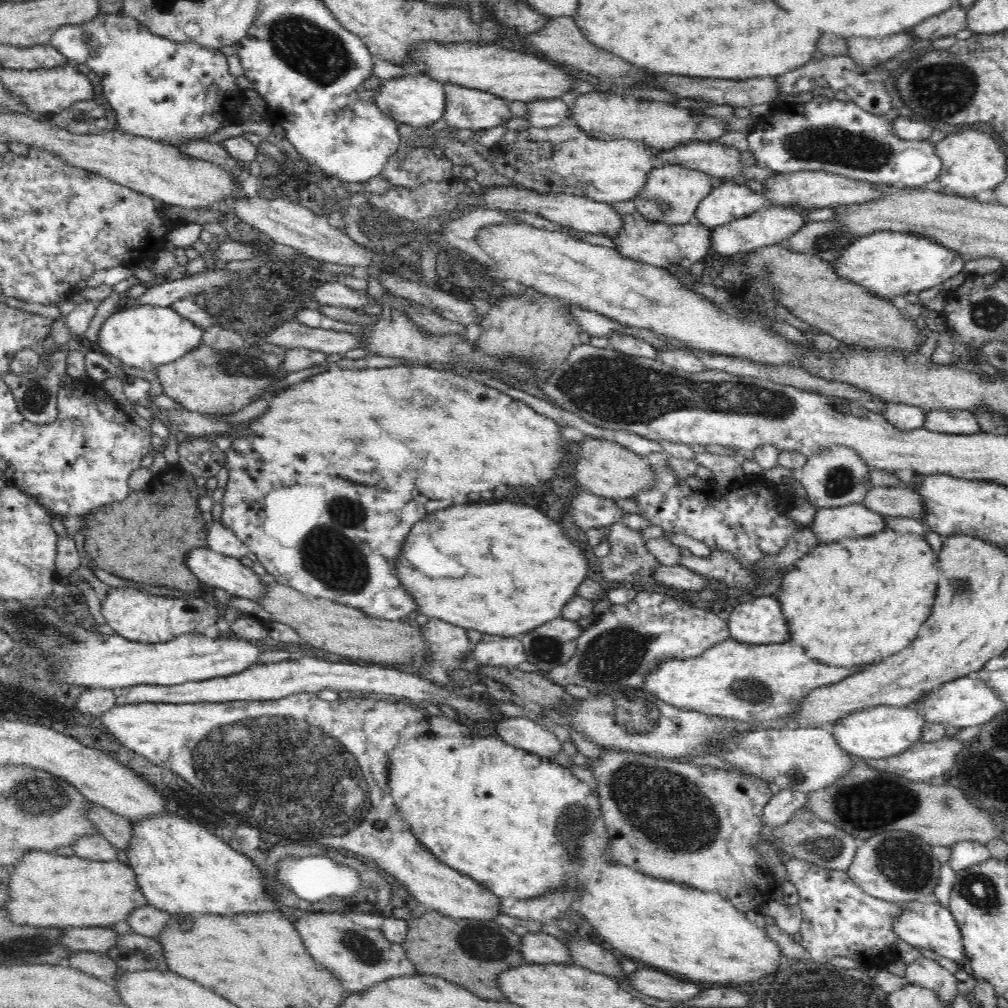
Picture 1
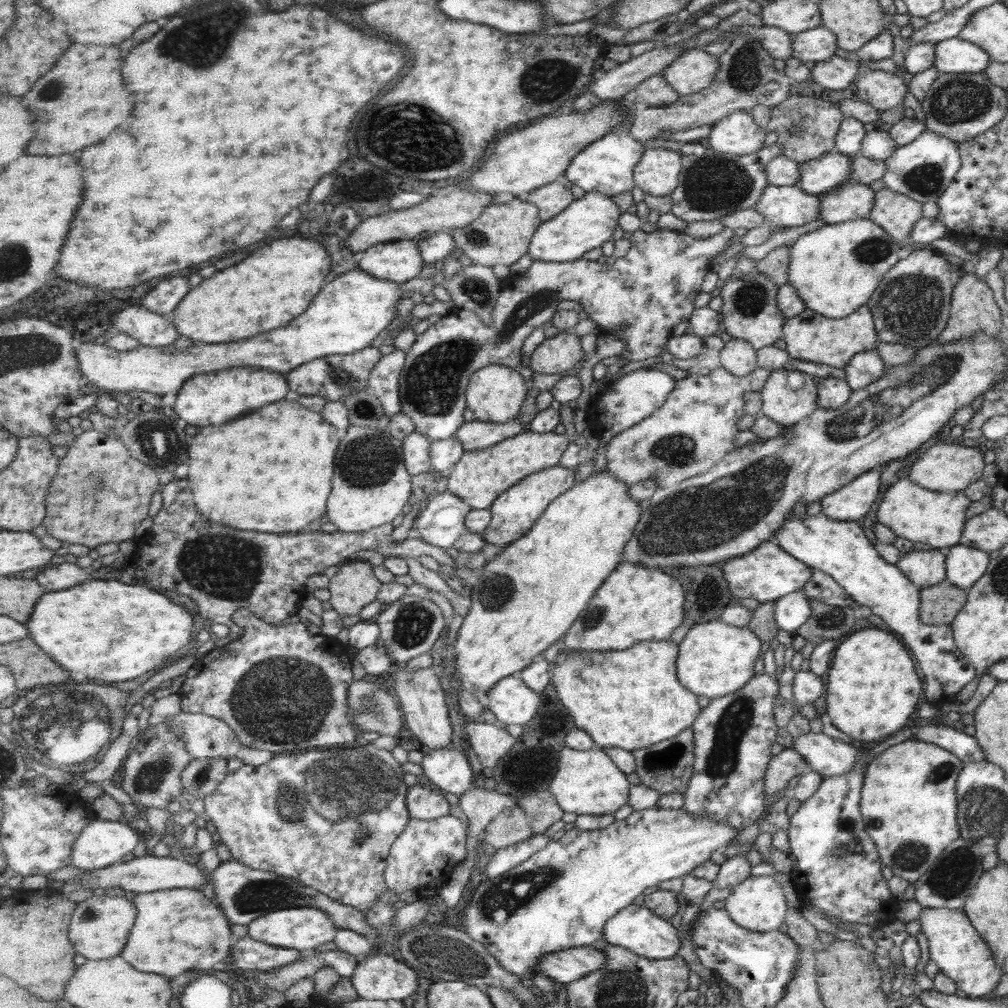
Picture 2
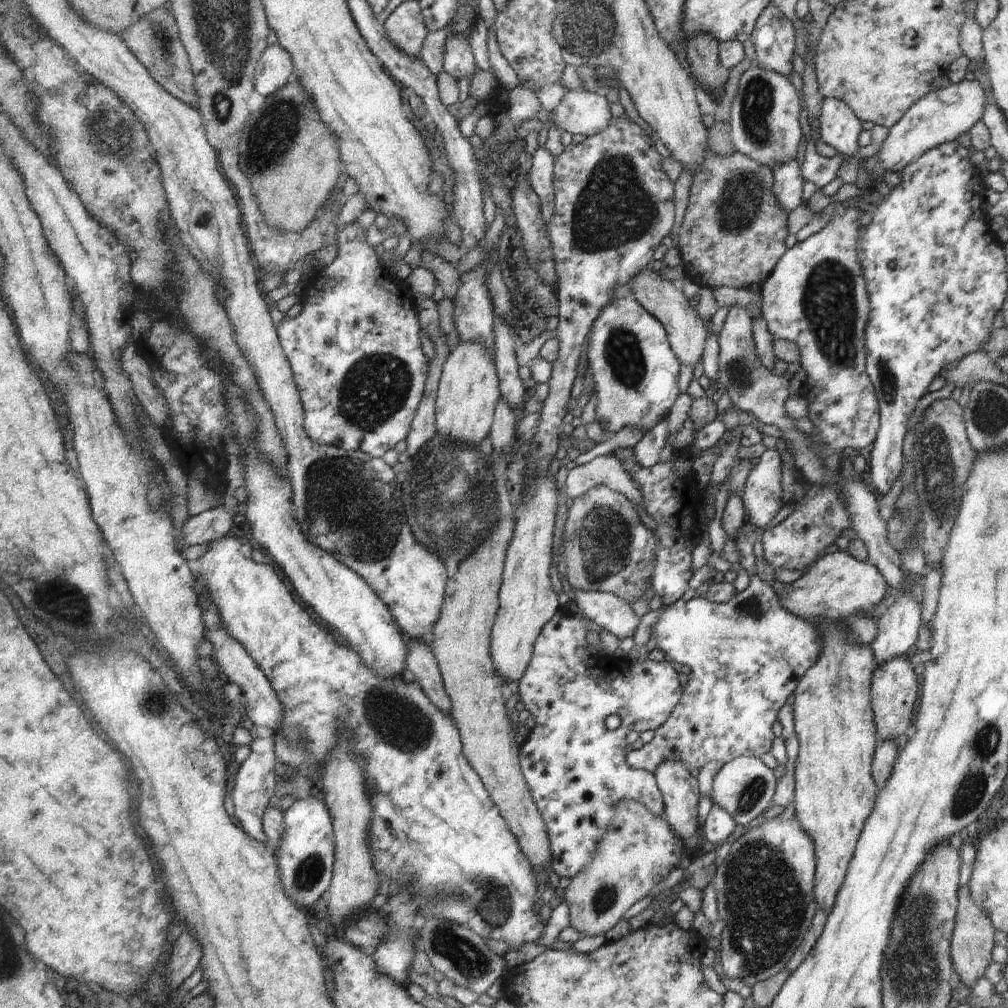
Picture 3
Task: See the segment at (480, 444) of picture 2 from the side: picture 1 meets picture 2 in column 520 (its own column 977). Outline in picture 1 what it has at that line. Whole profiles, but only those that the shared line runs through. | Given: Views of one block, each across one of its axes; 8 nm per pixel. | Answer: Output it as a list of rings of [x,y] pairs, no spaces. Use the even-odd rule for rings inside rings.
[[[932,411],[927,413],[925,427],[934,432],[971,435],[984,433],[978,420],[970,412]]]

